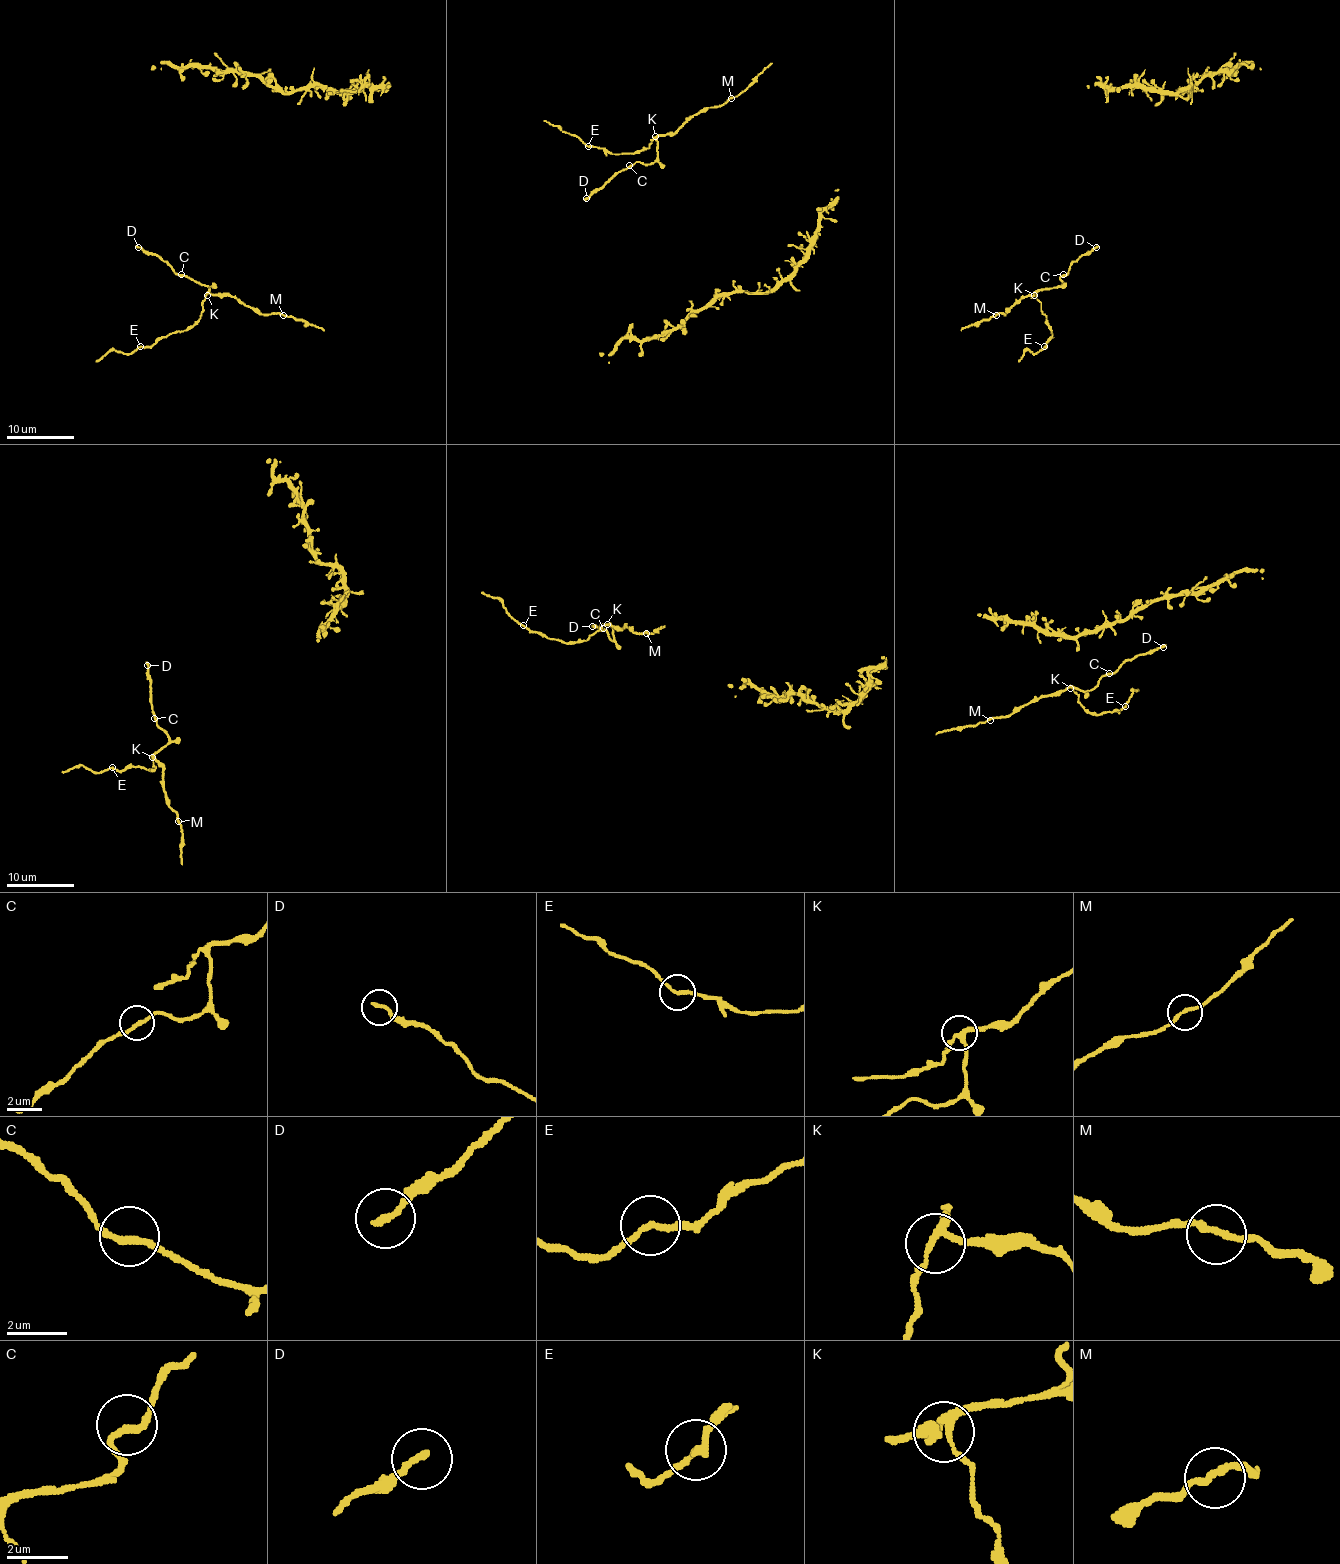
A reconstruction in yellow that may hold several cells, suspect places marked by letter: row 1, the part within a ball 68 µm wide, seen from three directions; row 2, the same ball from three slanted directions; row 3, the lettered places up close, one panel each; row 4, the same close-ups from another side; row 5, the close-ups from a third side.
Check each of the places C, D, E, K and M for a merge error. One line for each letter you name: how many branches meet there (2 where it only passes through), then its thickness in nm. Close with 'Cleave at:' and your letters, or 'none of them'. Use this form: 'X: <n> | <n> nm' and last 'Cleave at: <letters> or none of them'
Cleave at: none of them

